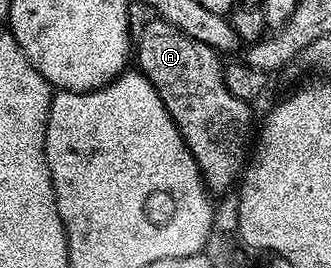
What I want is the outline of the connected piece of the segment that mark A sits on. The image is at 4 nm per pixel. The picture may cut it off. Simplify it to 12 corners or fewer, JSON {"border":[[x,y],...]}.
{"border":[[164,19],[137,35],[151,82],[203,174],[229,190],[249,163],[248,100],[220,52]]}

